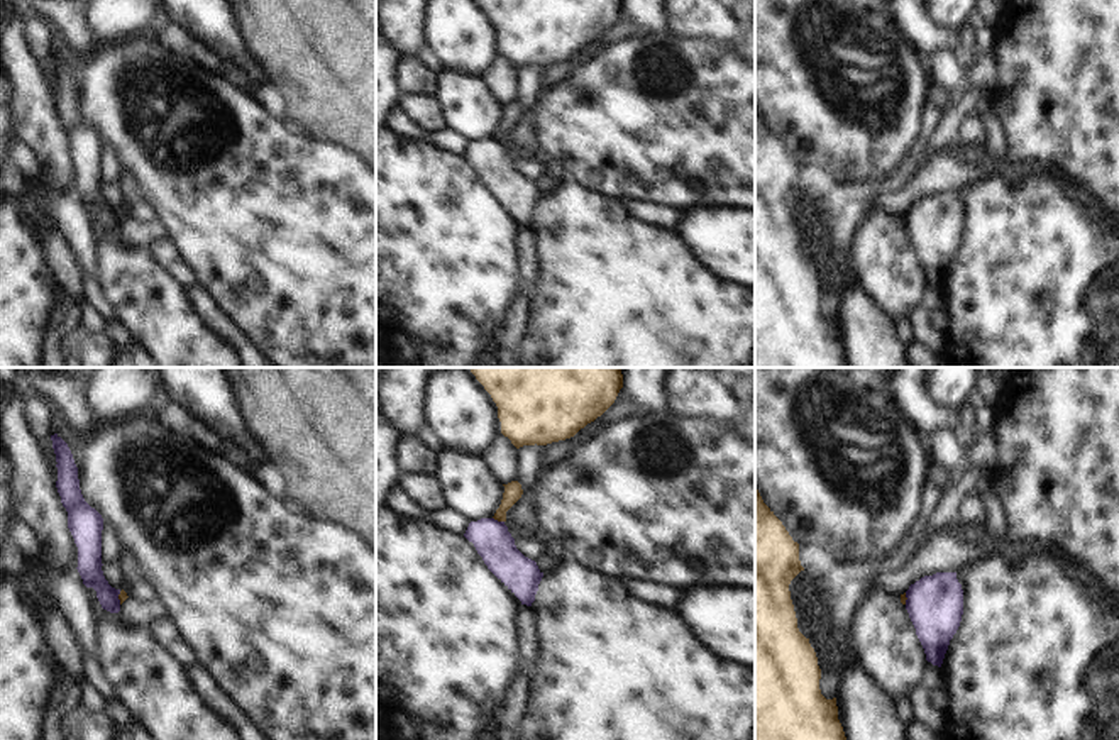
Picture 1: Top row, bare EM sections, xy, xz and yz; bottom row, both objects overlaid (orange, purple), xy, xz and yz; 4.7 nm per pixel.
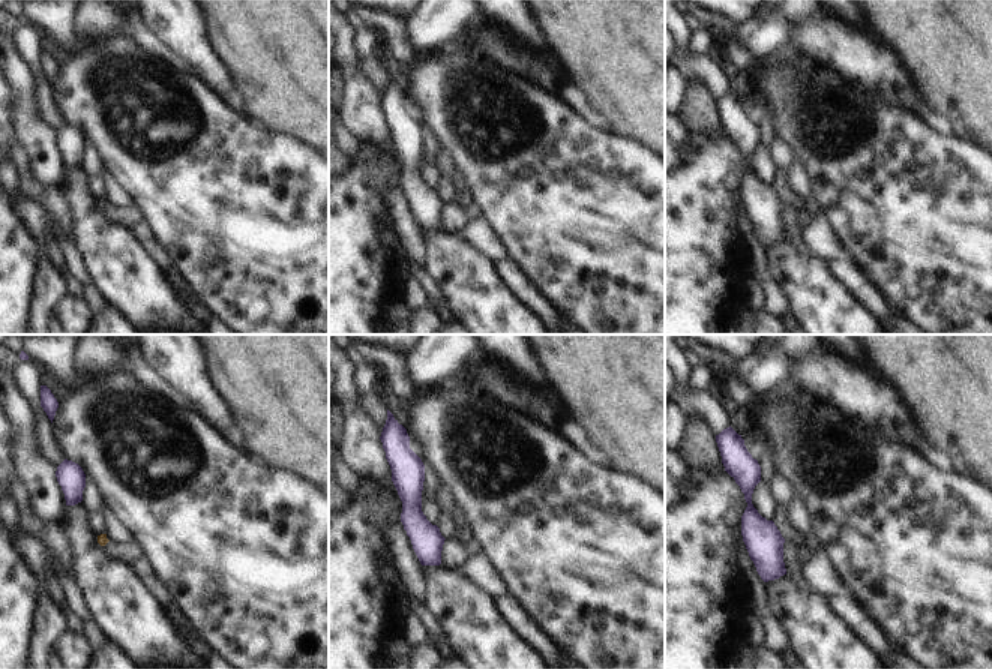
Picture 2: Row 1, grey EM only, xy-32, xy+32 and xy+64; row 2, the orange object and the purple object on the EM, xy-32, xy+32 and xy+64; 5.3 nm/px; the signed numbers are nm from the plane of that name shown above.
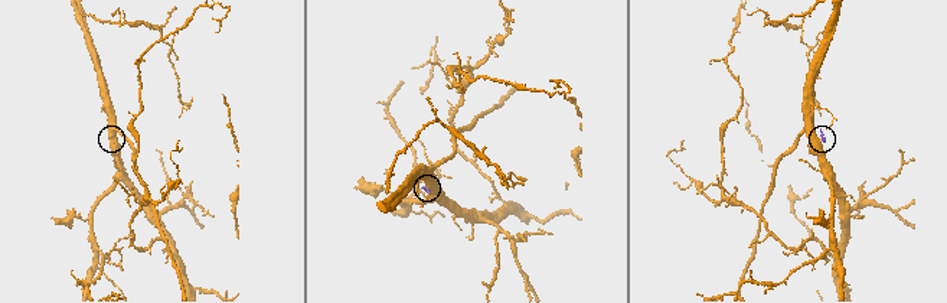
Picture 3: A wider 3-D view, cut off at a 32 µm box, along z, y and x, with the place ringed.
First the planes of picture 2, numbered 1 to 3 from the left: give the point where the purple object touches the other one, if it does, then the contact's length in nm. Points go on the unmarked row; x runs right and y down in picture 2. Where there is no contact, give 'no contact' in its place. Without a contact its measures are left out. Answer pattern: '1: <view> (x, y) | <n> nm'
1: no contact
2: no contact
3: no contact

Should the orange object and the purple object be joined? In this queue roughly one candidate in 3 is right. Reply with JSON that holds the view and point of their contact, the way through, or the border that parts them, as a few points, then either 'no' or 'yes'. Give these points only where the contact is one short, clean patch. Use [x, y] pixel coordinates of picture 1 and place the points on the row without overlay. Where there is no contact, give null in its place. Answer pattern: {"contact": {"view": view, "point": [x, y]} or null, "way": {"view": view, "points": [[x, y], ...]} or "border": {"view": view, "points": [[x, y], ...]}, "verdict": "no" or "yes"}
{"contact": {"view": "xz", "point": [498, 141]}, "border": {"view": "xz", "points": [[493, 138], [503, 143]]}, "verdict": "no"}

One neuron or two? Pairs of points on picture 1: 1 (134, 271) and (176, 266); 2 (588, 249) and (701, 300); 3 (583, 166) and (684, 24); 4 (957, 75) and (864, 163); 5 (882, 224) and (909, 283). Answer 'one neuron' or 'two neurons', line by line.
1: two neurons
2: one neuron
3: two neurons
4: two neurons
5: one neuron

